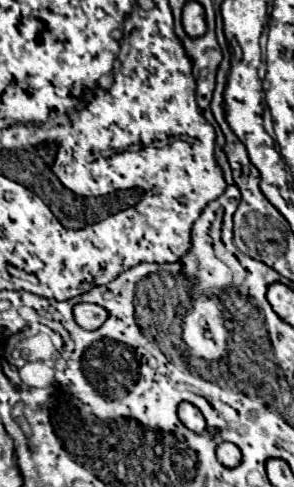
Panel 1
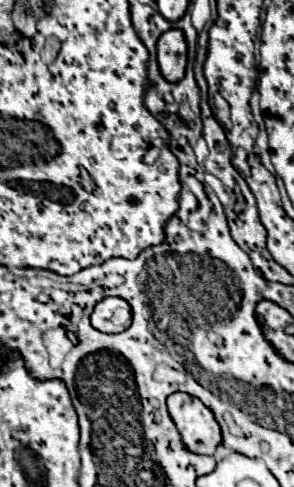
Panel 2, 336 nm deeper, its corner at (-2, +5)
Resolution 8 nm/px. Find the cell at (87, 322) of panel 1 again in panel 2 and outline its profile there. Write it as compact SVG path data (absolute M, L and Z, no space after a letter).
M105 297L91 313L91 325L103 333L121 333L131 325L131 307L121 297Z

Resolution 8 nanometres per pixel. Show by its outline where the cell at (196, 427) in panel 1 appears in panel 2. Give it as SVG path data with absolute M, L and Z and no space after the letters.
M173 393L167 397L167 409L179 429L183 445L191 453L213 455L221 443L221 429L209 407L187 393Z

